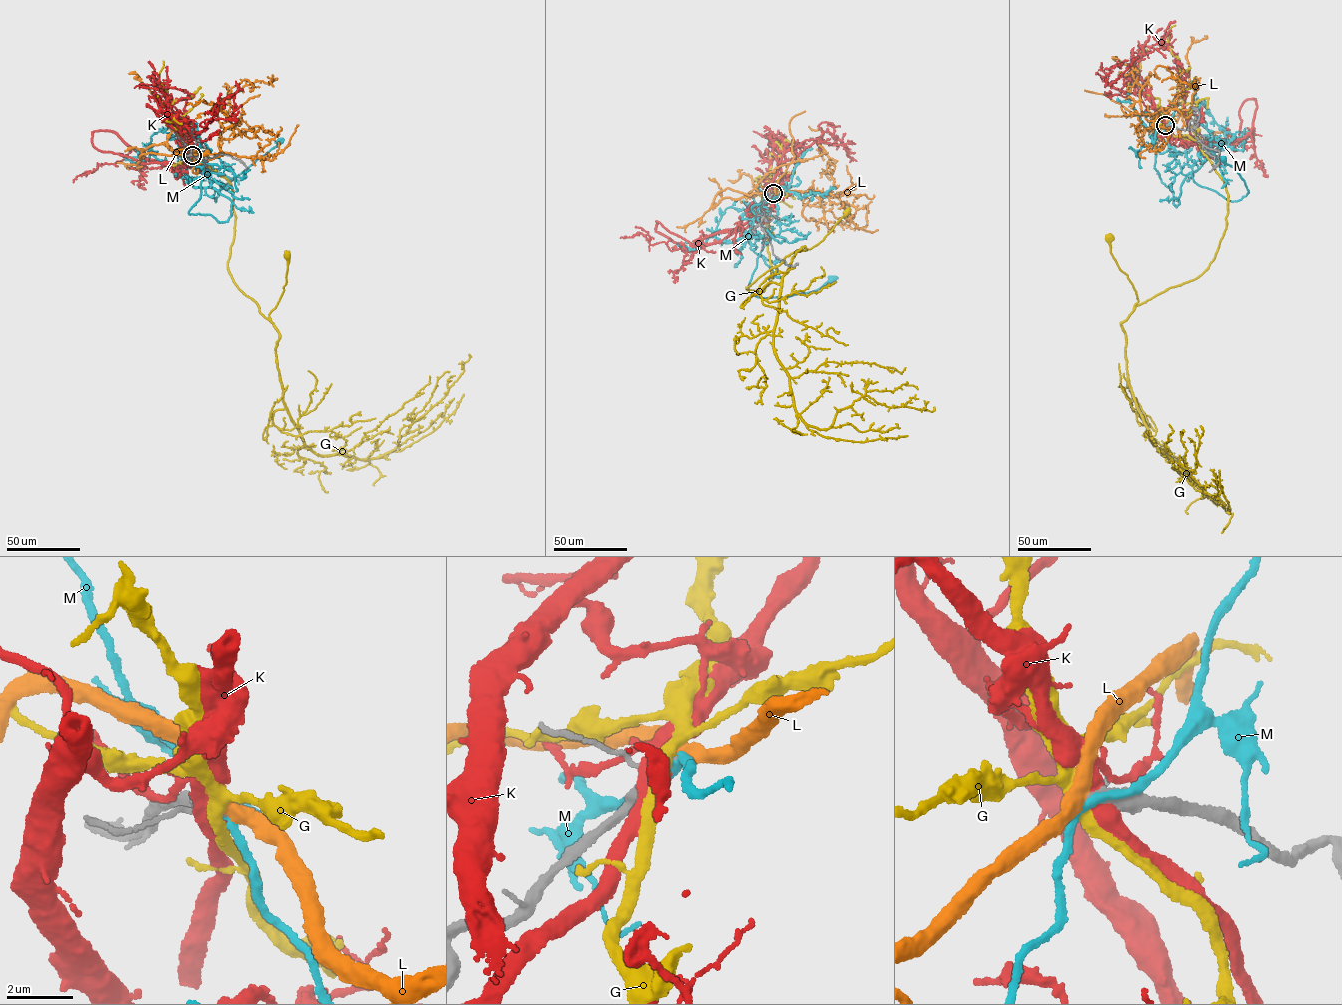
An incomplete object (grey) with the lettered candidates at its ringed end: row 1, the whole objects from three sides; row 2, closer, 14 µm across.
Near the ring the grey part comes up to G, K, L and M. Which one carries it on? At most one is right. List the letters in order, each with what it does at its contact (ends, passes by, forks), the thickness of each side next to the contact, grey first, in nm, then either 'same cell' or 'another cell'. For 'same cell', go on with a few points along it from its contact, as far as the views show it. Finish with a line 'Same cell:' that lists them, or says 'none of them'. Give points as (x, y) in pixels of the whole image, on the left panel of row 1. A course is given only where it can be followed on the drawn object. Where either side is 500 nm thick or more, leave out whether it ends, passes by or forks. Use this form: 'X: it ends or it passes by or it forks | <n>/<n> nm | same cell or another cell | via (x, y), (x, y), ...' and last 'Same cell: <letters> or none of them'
G: it passes by | 280/360 nm | another cell
K: 400/550 nm | another cell
L: it passes by | 280/400 nm | another cell
M: it passes by | 380/240 nm | another cell
Same cell: none of them

